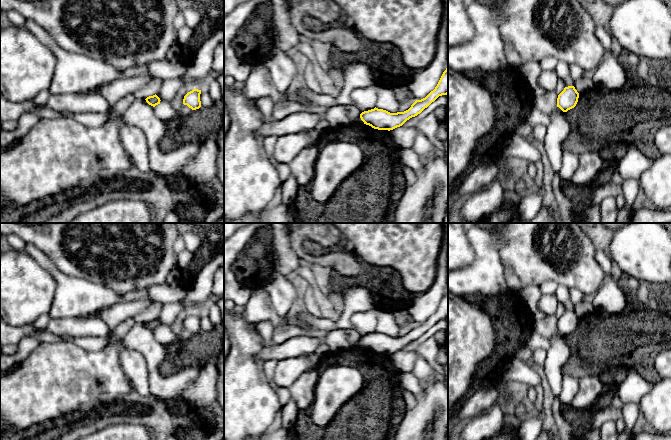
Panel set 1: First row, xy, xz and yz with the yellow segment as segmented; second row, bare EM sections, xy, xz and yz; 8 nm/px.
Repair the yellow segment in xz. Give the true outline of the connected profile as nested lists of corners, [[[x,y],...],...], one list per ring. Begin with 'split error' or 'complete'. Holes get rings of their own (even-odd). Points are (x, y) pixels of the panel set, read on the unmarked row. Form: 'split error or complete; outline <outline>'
complete; outline [[[448,291],[443,296],[437,310],[425,322],[416,324],[411,331],[404,336],[390,337],[383,333],[374,332],[360,338],[364,348],[378,354],[393,354],[402,350],[407,344],[420,338],[439,320],[448,318]]]

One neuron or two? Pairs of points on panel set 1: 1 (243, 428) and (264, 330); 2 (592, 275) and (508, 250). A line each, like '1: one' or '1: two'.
1: two
2: one

